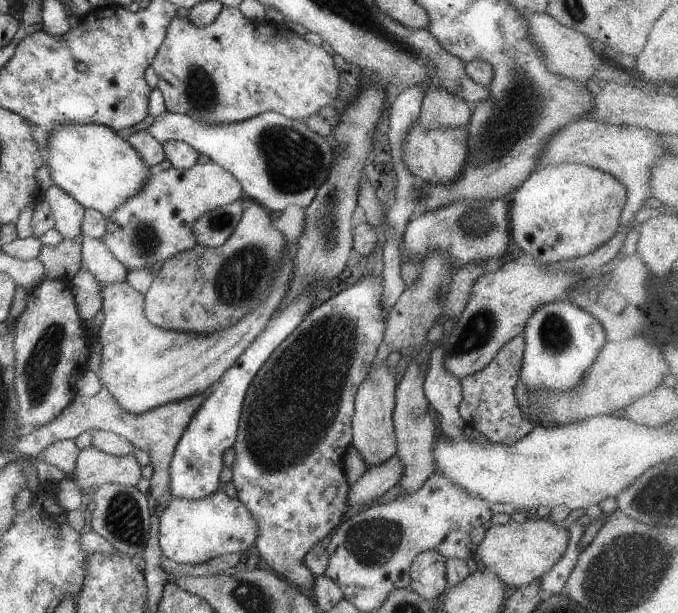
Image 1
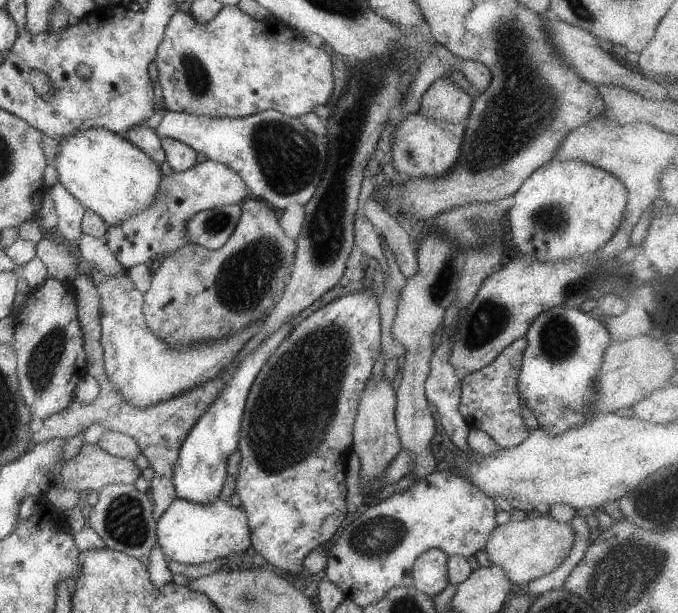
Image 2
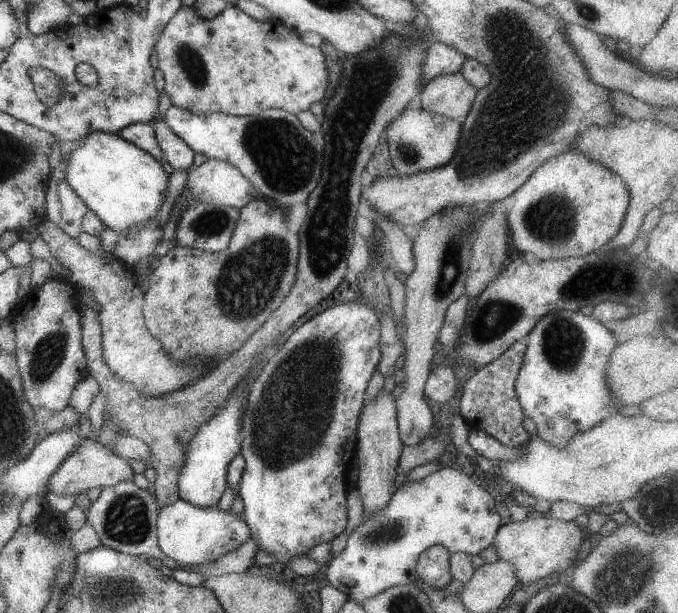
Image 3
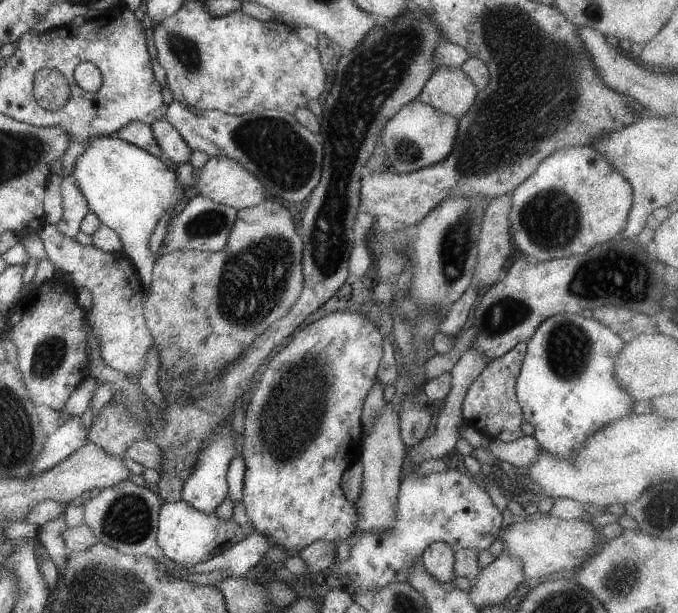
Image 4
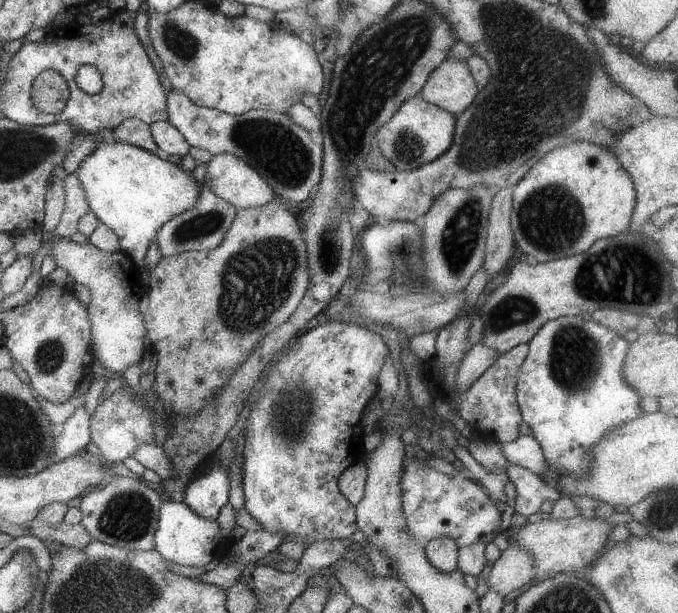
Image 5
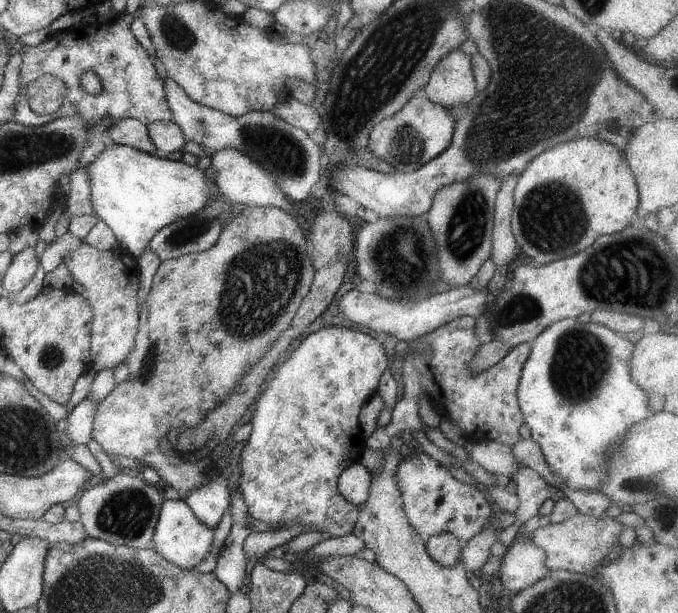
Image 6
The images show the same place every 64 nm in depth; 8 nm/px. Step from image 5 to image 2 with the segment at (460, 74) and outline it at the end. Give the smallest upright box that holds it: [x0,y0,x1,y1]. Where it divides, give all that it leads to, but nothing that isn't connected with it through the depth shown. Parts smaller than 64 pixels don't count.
[418,77,472,122]

